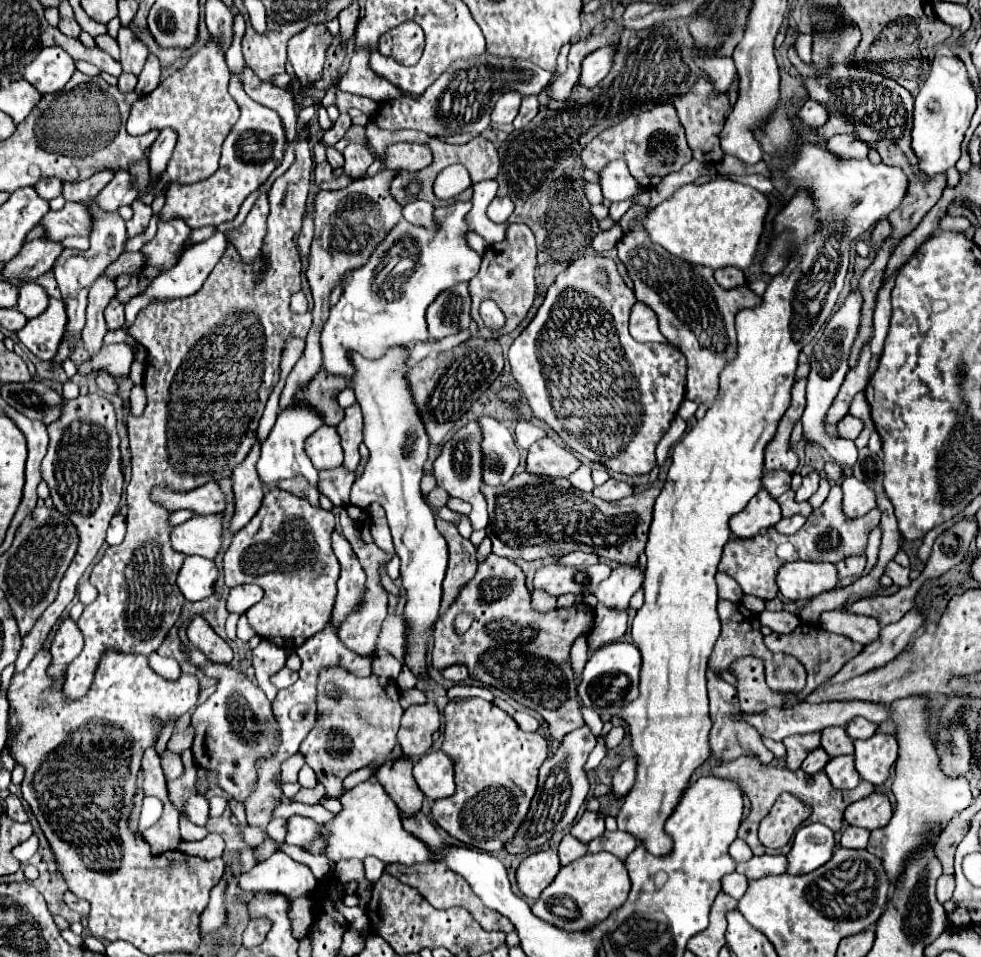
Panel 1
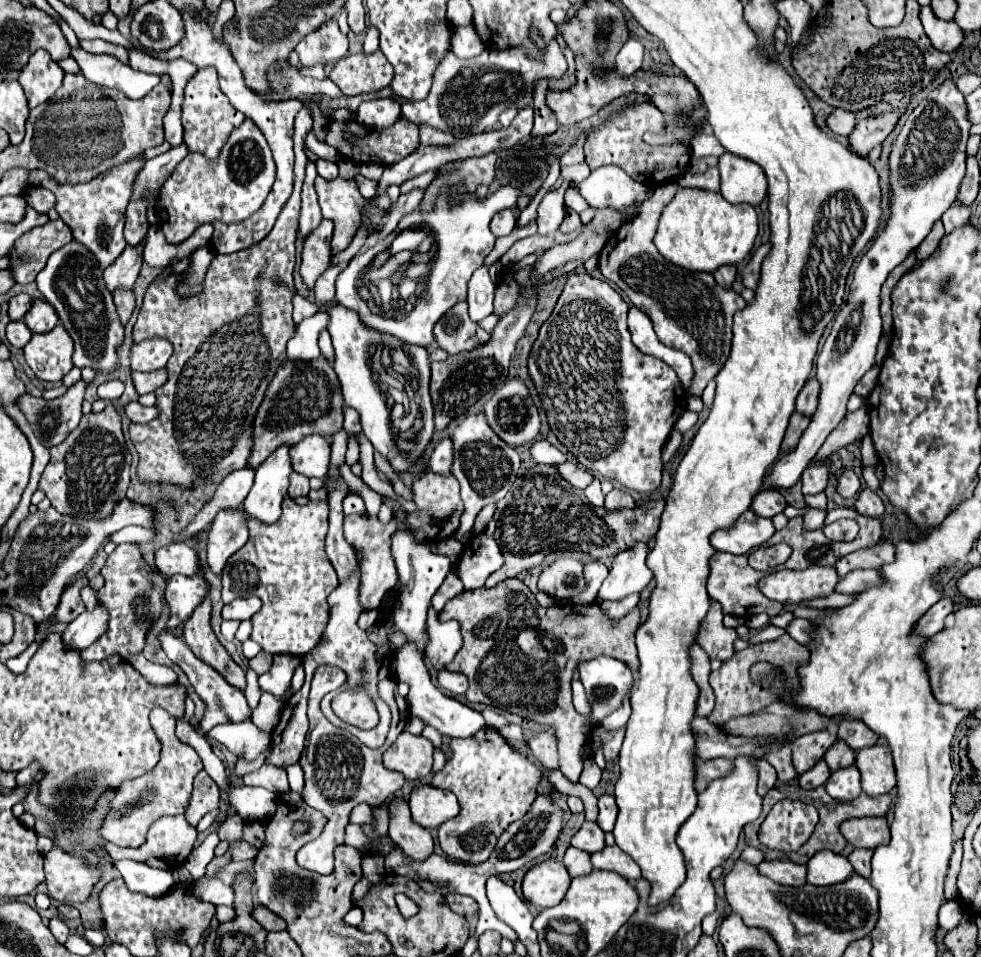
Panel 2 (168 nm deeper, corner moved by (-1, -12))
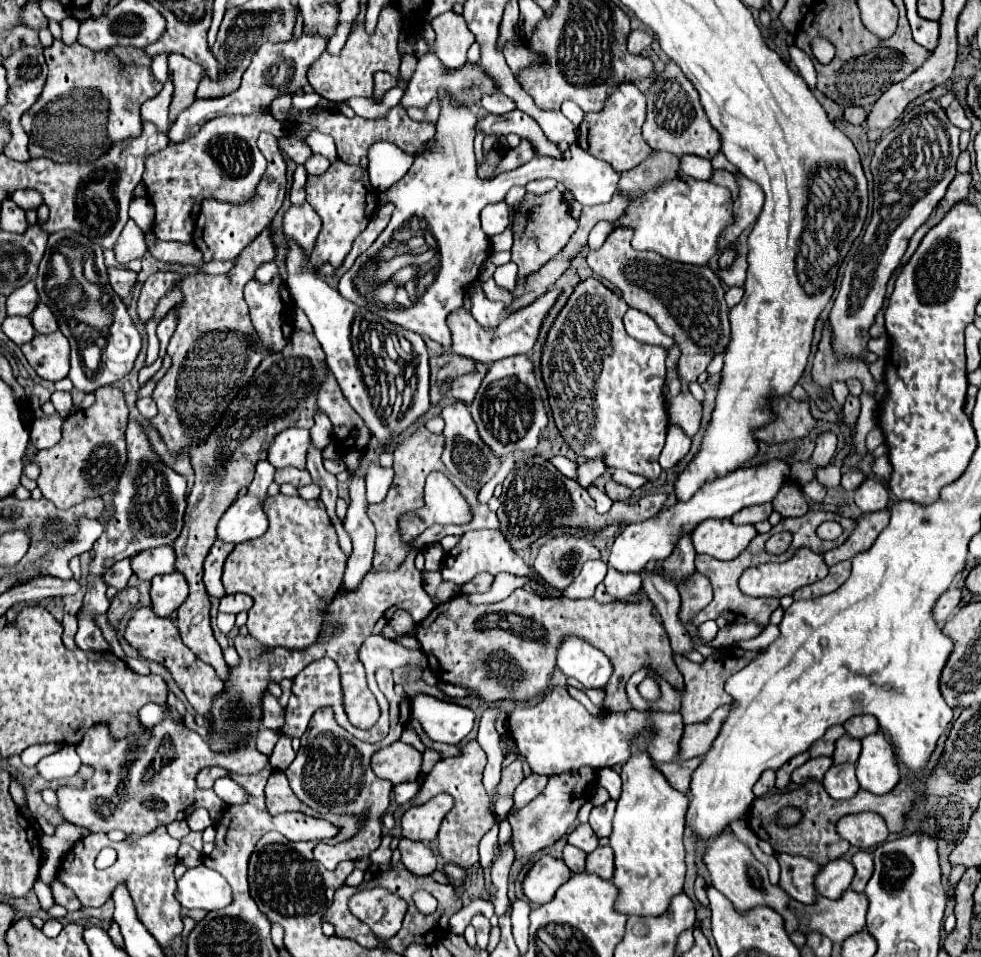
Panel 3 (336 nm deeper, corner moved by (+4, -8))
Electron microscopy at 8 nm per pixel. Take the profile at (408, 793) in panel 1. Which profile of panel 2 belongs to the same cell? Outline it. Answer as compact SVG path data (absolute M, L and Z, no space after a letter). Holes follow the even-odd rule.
M393 800L391 806L391 822L389 822L389 836L391 840L415 862L423 862L433 854L433 838L431 832L417 828L411 820L411 812L407 802Z

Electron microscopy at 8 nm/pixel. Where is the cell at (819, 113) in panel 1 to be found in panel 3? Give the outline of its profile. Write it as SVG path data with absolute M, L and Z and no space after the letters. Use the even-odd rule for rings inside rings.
M844 108L844 120L850 124L864 124L866 110L864 108Z

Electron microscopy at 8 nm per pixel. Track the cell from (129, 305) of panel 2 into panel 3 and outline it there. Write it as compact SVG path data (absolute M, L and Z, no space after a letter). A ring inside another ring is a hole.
M108 268L108 276L110 276L110 286L114 288L114 292L122 300L126 300L138 274L132 270L126 270L126 268Z

